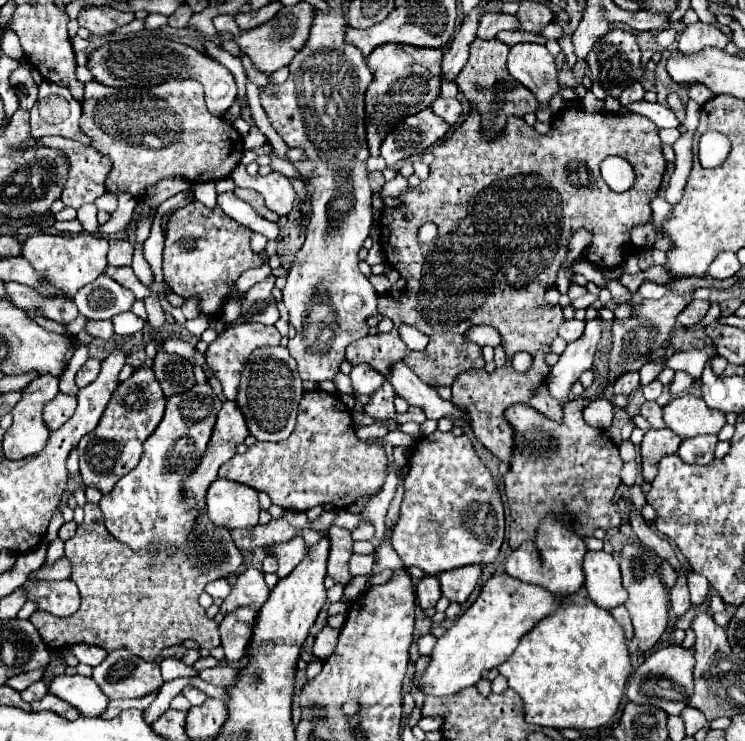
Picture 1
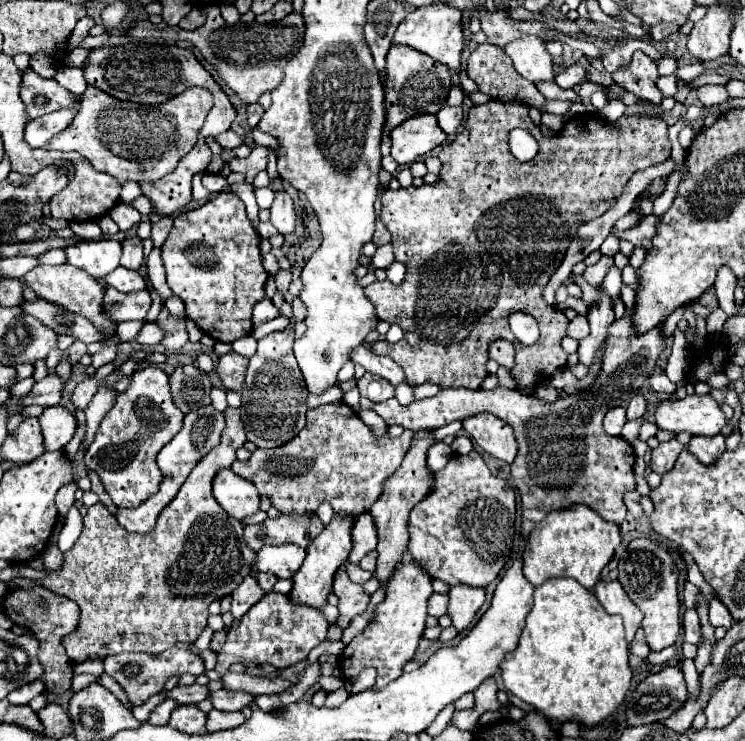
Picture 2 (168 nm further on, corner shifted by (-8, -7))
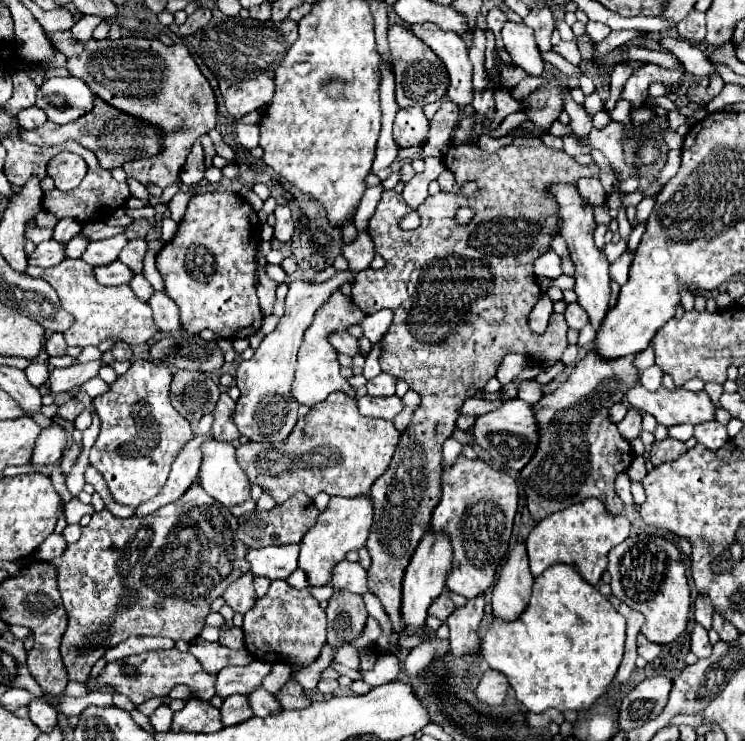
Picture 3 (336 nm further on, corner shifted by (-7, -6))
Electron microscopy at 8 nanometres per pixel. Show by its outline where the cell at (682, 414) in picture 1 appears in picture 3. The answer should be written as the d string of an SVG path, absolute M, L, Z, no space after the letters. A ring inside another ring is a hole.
M637 385L627 391L627 401L631 407L645 411L657 419L659 425L671 427L679 423L699 425L715 419L715 405L707 391L687 391L687 389L665 389L647 391Z

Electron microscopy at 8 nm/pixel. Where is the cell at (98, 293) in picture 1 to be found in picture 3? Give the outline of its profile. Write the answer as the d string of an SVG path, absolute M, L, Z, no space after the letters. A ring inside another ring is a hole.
M135 275L133 279L131 279L131 291L141 299L141 301L149 301L151 299L151 295L155 293L153 291L153 287L151 287L151 283L143 277L143 275Z

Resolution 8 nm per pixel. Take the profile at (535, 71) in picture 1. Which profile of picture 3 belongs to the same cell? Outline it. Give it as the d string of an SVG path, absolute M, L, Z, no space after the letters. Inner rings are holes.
M507 21L501 35L503 35L505 51L511 55L513 63L517 67L523 67L531 75L541 75L543 73L545 63L541 59L541 51L535 43L531 27Z

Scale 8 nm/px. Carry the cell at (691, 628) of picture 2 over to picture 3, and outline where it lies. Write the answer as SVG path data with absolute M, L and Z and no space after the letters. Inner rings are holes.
M695 623L693 631L691 631L691 651L701 659L701 657L707 657L711 655L711 643L709 643L709 637L707 637L707 629L699 623Z

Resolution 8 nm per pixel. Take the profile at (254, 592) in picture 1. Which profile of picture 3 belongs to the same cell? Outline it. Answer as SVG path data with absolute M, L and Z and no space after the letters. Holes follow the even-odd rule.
M251 571L241 575L235 583L231 583L227 587L227 591L223 593L223 599L235 613L247 613L257 601L257 595L255 595L255 589L253 589Z

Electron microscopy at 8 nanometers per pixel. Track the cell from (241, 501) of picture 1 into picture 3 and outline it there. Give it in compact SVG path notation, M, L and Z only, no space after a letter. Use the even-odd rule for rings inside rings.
M207 441L201 447L201 487L221 505L233 507L251 497L251 483L235 461L235 447L223 441Z

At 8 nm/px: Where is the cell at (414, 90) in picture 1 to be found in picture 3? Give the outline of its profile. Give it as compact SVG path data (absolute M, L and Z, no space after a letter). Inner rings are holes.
M393 25L389 27L389 51L393 59L395 85L397 85L395 97L399 107L427 105L445 97L447 71L443 67L443 61L421 39L415 39L415 35L411 35L403 25Z

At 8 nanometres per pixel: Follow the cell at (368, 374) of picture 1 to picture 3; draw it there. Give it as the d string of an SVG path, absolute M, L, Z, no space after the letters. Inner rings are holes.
M381 373L377 375L375 379L367 381L367 393L373 395L373 397L389 397L389 395L395 395L395 377L387 375L387 373Z

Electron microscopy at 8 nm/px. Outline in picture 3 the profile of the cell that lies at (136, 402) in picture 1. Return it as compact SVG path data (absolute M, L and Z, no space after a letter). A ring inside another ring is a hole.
M143 359L133 361L129 371L125 375L119 375L105 395L93 399L95 413L101 419L101 431L97 441L91 447L89 461L103 475L113 499L119 505L139 507L141 503L153 499L167 481L171 459L177 455L179 447L183 447L183 443L187 443L187 439L193 437L189 421L183 415L179 415L169 401L171 379L173 379L171 371L161 363L151 363Z

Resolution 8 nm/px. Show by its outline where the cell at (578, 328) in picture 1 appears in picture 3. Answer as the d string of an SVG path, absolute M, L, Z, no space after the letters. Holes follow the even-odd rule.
M567 303L567 311L565 311L563 315L565 315L567 325L569 325L571 329L575 329L575 331L581 331L581 329L589 323L587 313L579 307L579 303Z

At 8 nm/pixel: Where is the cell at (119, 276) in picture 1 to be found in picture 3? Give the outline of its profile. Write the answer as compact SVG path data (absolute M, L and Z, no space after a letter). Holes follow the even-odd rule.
M121 261L109 263L107 267L95 267L95 277L101 285L127 285L133 279L135 273L129 271L127 265L123 265Z

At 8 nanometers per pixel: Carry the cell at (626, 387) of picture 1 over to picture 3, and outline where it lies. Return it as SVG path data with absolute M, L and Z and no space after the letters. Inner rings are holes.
M629 409L625 419L621 423L617 423L619 427L619 433L629 441L629 439L635 439L639 433L641 433L641 411L639 409Z

